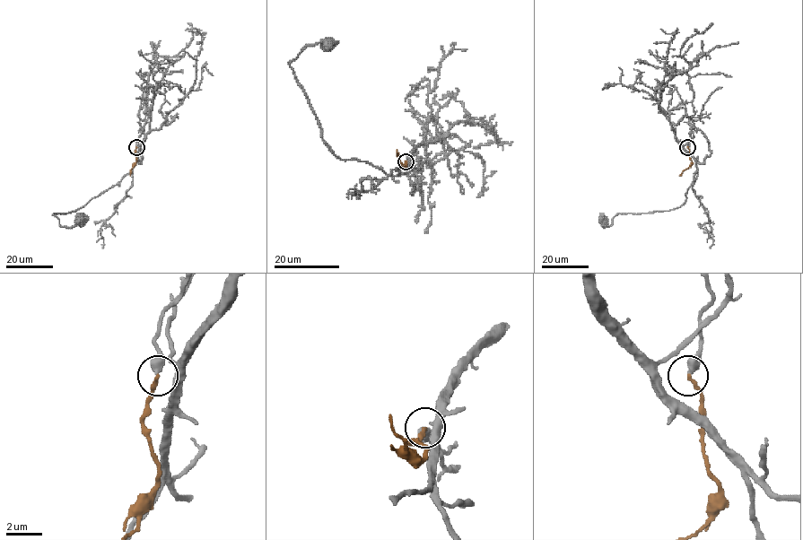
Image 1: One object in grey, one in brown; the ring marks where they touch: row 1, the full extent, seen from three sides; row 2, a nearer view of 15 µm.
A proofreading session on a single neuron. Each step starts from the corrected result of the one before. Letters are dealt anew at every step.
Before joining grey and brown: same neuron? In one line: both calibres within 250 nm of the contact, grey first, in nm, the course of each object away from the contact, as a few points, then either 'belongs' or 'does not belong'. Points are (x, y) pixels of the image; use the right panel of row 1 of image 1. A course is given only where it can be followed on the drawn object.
calibres 480 and 200 nm; course grey (687, 146), (689, 142), (684, 148), (697, 174), (681, 205), (618, 213), (607, 226), (604, 220); course brown (687, 147), (692, 165), (679, 175); does not belong

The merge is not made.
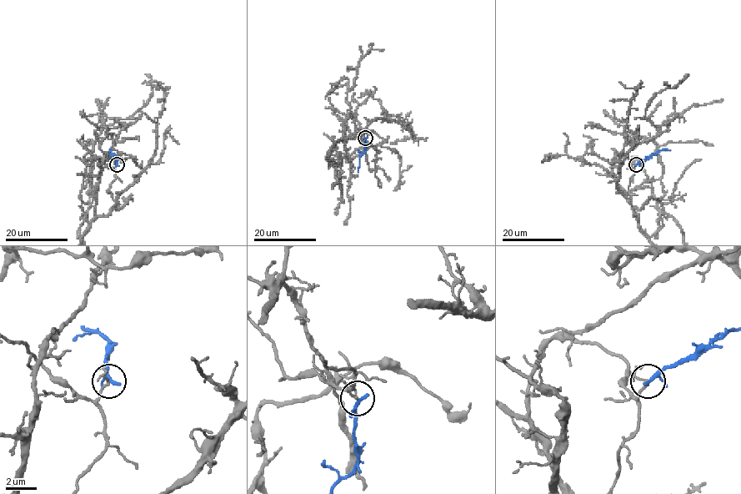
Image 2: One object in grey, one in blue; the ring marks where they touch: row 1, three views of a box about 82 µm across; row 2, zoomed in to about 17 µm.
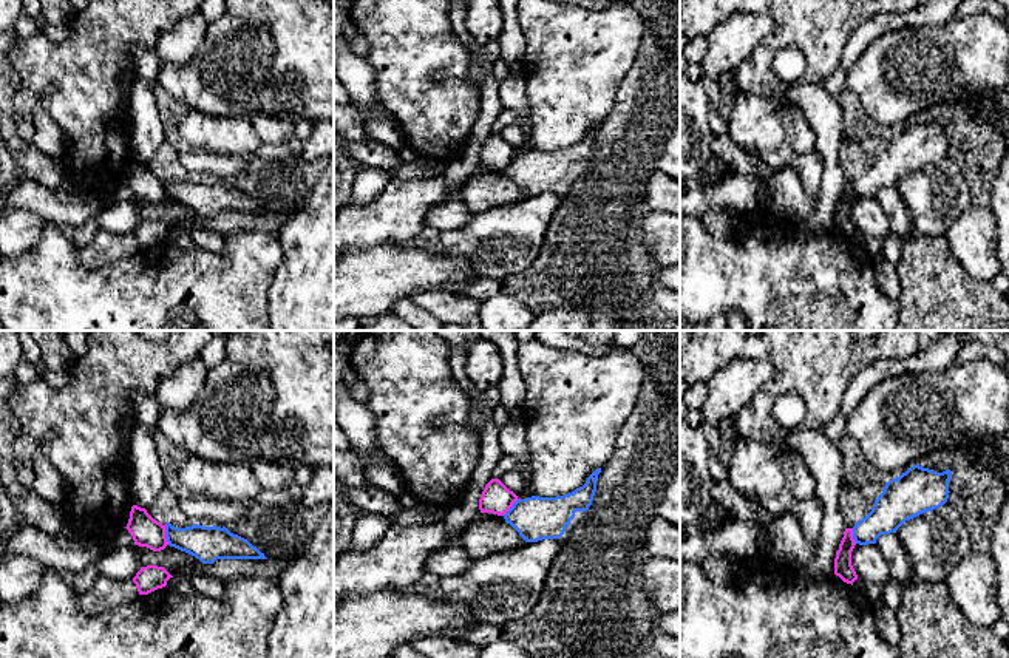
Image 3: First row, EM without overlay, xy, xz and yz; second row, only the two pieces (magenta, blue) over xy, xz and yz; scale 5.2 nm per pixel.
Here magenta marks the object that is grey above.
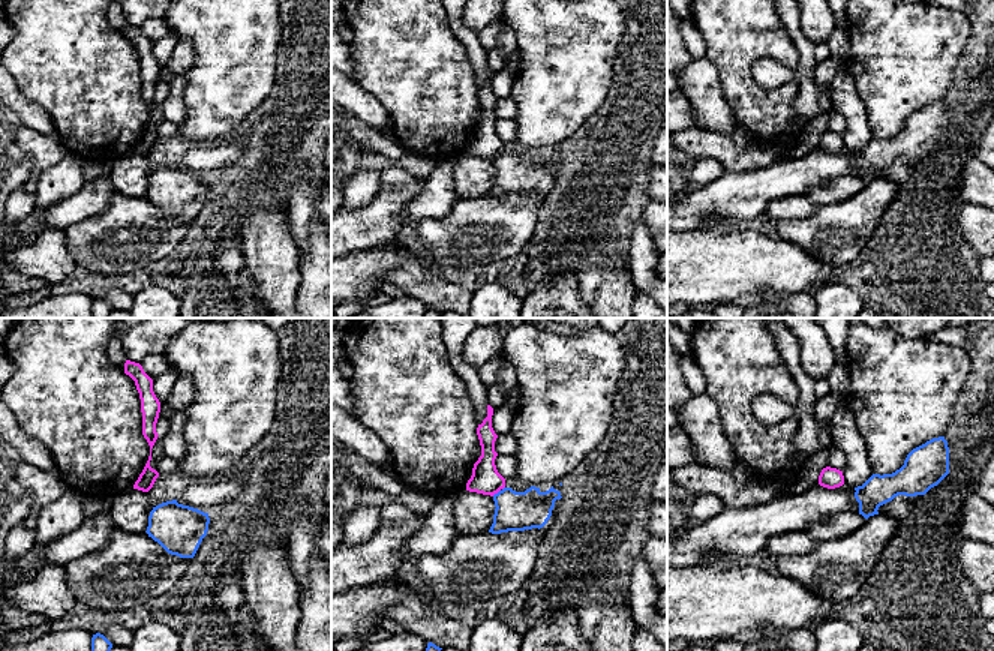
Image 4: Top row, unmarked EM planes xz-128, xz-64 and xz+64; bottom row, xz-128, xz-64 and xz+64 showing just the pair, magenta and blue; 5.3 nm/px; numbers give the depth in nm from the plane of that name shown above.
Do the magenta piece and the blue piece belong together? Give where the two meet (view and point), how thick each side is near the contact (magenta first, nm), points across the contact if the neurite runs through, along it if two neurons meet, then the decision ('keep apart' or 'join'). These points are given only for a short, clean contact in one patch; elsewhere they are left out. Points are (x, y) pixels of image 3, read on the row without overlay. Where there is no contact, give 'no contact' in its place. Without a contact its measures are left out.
meets magenta in xy at (164, 189); 150 nm thick on the magenta side, 190 nm on the other; border along xy (164, 179), (169, 198); keep apart

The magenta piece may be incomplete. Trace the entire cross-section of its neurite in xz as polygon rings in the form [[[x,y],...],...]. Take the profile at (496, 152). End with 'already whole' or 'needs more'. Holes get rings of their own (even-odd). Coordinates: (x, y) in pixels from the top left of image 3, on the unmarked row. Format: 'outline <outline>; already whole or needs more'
outline [[[491,133],[481,148],[479,164],[481,167],[504,170],[516,154],[518,150],[510,145],[499,133]]]; already whole

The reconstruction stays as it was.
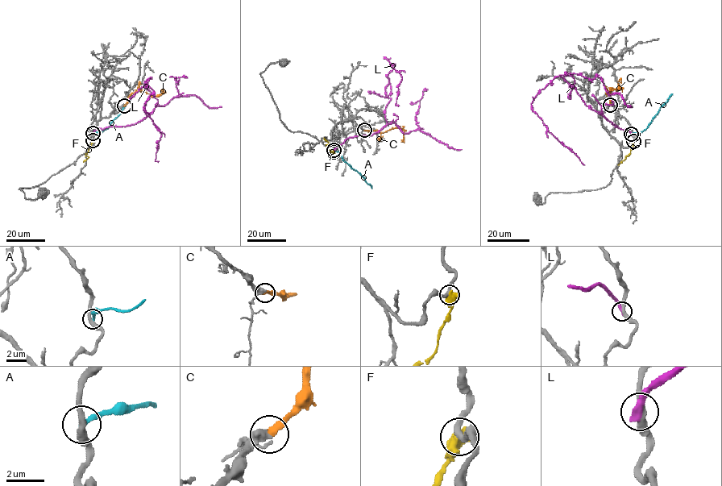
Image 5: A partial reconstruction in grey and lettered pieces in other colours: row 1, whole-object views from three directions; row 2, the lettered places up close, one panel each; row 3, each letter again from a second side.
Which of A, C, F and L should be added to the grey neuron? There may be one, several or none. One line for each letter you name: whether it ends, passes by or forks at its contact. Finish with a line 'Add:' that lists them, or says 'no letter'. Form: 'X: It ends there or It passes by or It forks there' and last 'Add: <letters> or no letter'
C: It ends there
Add: C

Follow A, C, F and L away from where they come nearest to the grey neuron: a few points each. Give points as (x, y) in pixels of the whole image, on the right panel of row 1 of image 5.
A: (632, 134), (641, 132), (648, 126), (672, 93)
C: (610, 104), (610, 89), (612, 88), (607, 93), (610, 90), (620, 88), (621, 92)
F: (633, 142), (631, 152), (617, 165)
L: (631, 134), (592, 110), (575, 88), (556, 76), (537, 93), (531, 109), (547, 130), (582, 164)

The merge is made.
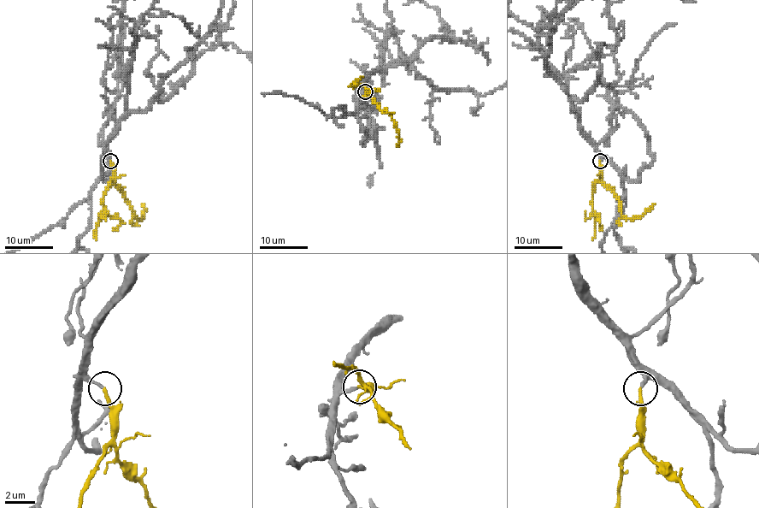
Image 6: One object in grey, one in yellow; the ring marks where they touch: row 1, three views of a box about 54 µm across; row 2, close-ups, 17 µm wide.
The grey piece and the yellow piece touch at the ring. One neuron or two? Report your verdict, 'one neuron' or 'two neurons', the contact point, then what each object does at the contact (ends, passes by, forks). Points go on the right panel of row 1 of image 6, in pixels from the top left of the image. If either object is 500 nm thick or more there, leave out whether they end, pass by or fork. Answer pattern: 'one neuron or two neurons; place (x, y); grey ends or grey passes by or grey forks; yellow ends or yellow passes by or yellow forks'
one neuron; place (600, 161); grey ends; yellow ends

